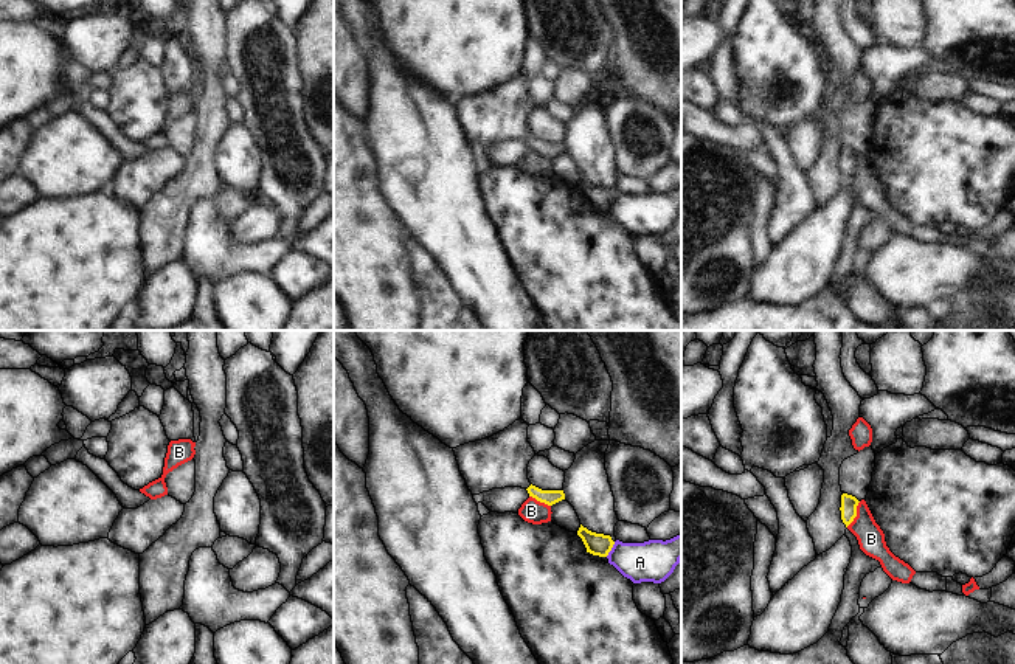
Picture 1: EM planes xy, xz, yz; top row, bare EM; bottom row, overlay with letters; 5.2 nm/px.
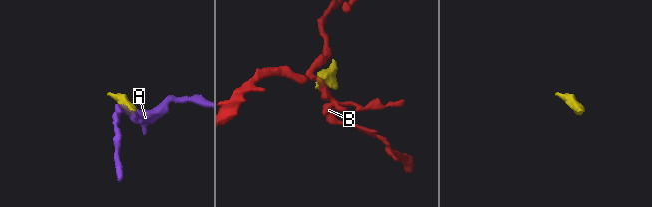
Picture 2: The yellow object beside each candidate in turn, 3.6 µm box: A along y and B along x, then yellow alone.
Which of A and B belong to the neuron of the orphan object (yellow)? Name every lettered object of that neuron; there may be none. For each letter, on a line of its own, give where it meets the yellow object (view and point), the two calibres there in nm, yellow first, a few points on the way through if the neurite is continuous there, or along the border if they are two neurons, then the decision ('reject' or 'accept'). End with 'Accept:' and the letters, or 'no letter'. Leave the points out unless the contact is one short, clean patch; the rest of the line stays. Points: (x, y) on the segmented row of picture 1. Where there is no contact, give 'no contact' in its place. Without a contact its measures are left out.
A: xz (610, 549) | 110/220 nm | along xz (615, 542), (606, 556) | reject
B: yz (855, 514) | 90/140 nm | along yz (860, 501), (855, 517), (846, 526) | reject
Accept: no letter

